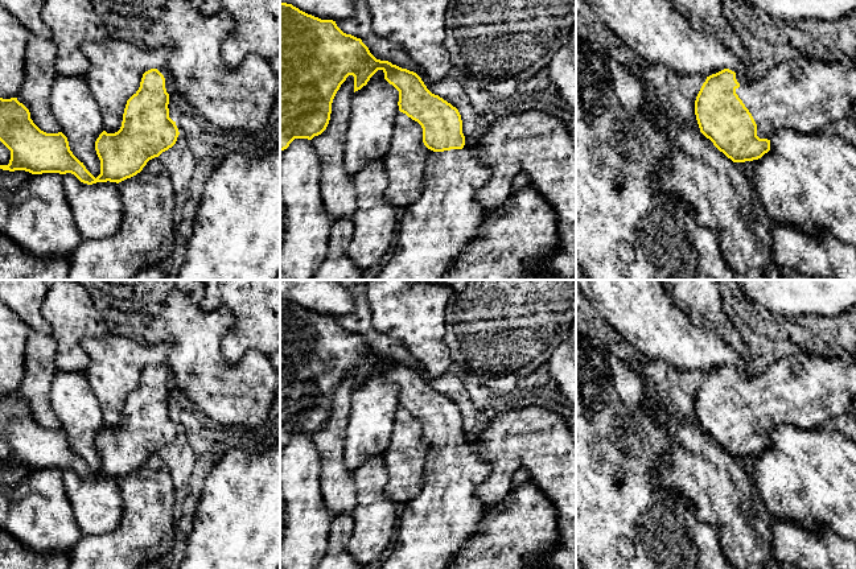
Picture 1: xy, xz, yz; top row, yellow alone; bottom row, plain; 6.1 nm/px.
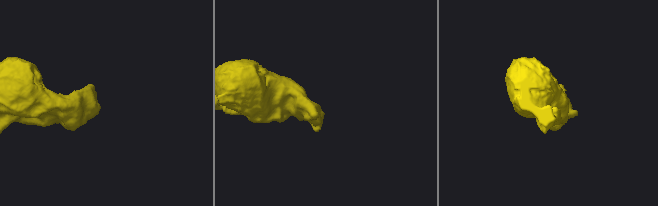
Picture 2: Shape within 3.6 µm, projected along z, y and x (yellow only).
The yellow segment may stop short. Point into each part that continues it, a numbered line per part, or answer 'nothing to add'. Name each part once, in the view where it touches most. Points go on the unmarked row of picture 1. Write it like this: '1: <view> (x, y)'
1: yz (803, 391)

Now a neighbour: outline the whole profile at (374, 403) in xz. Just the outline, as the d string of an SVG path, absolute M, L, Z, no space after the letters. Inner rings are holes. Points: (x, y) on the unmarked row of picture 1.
M383 366L353 388L343 450L345 465L351 473L366 459L383 457L399 408L398 397L399 387L384 375Z

